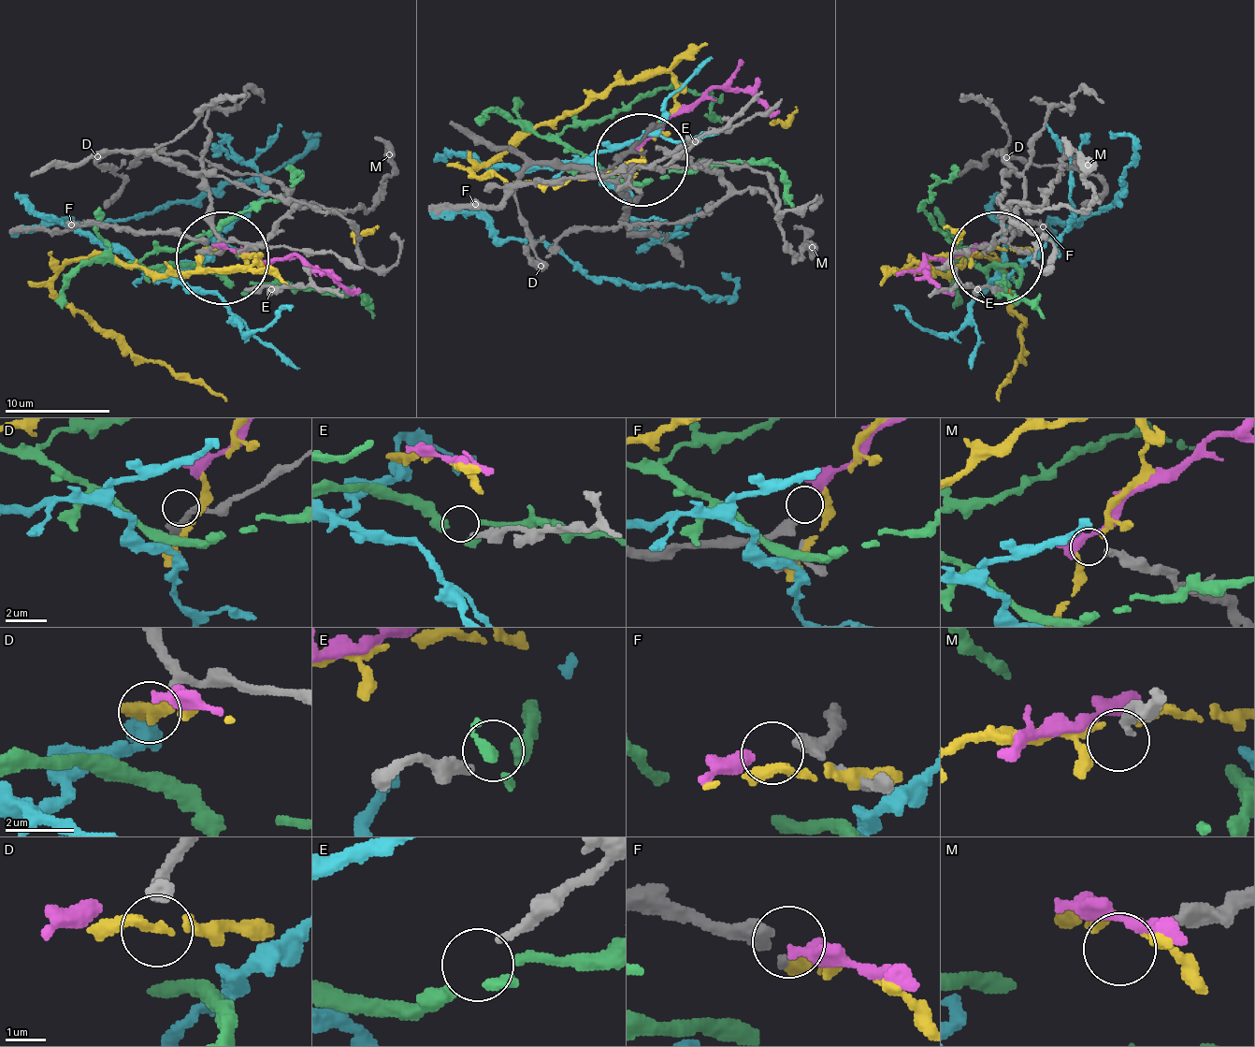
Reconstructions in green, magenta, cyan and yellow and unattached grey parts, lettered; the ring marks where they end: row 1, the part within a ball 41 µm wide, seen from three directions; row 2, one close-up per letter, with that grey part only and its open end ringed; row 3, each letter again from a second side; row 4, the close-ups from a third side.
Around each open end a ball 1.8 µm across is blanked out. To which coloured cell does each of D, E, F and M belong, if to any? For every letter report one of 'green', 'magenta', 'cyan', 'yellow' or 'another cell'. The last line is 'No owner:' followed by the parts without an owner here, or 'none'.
D: another cell
E: green
F: magenta
M: another cell
No owner: D, M

